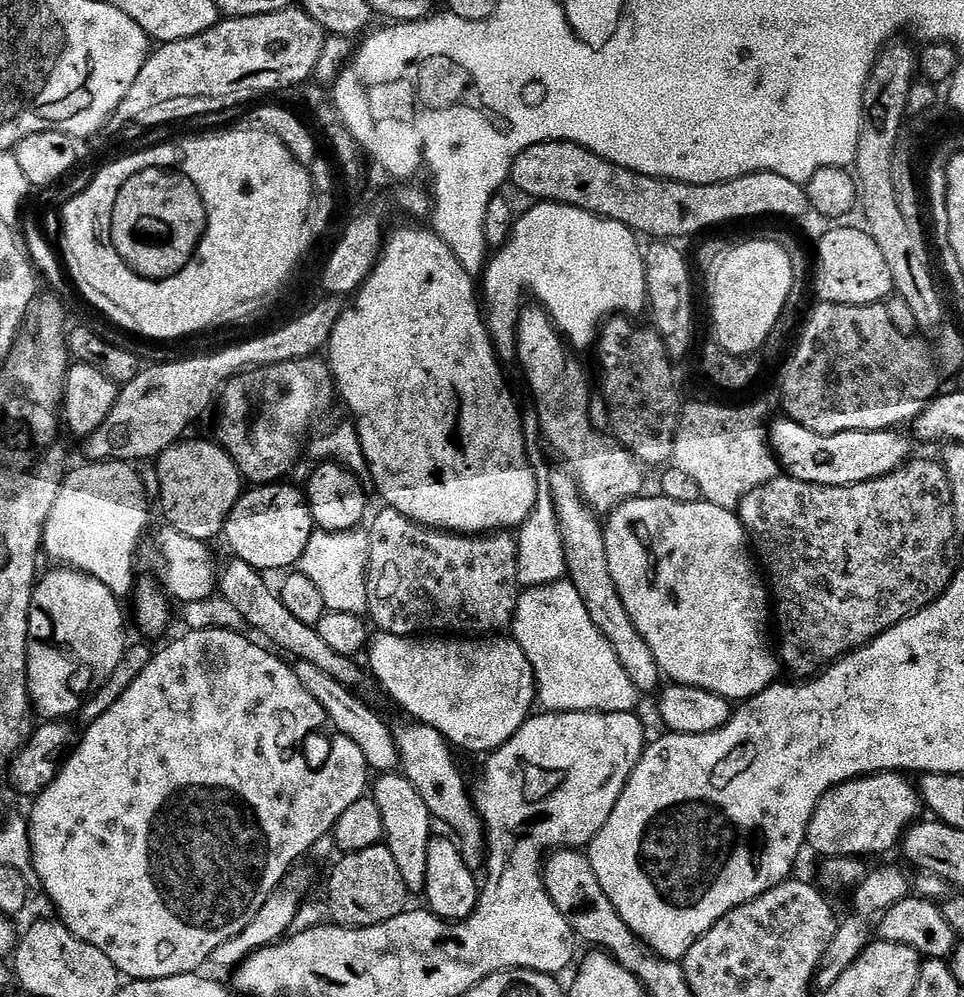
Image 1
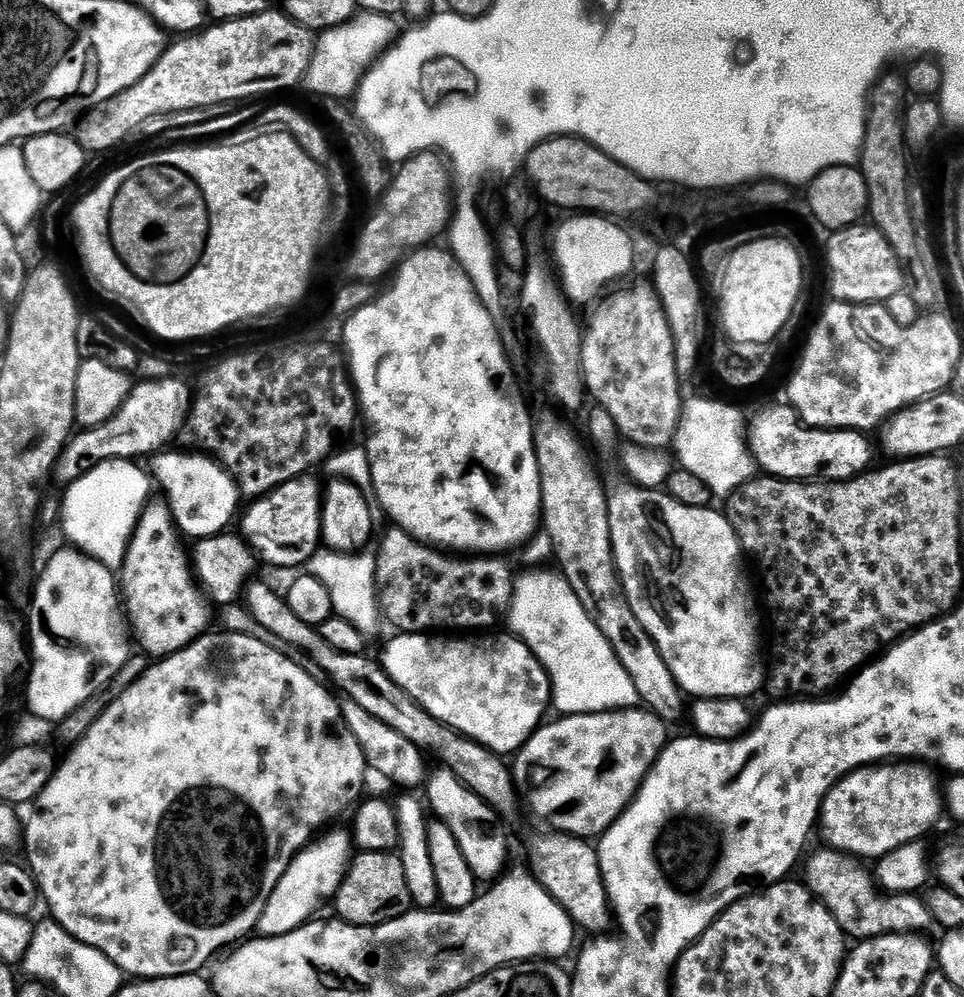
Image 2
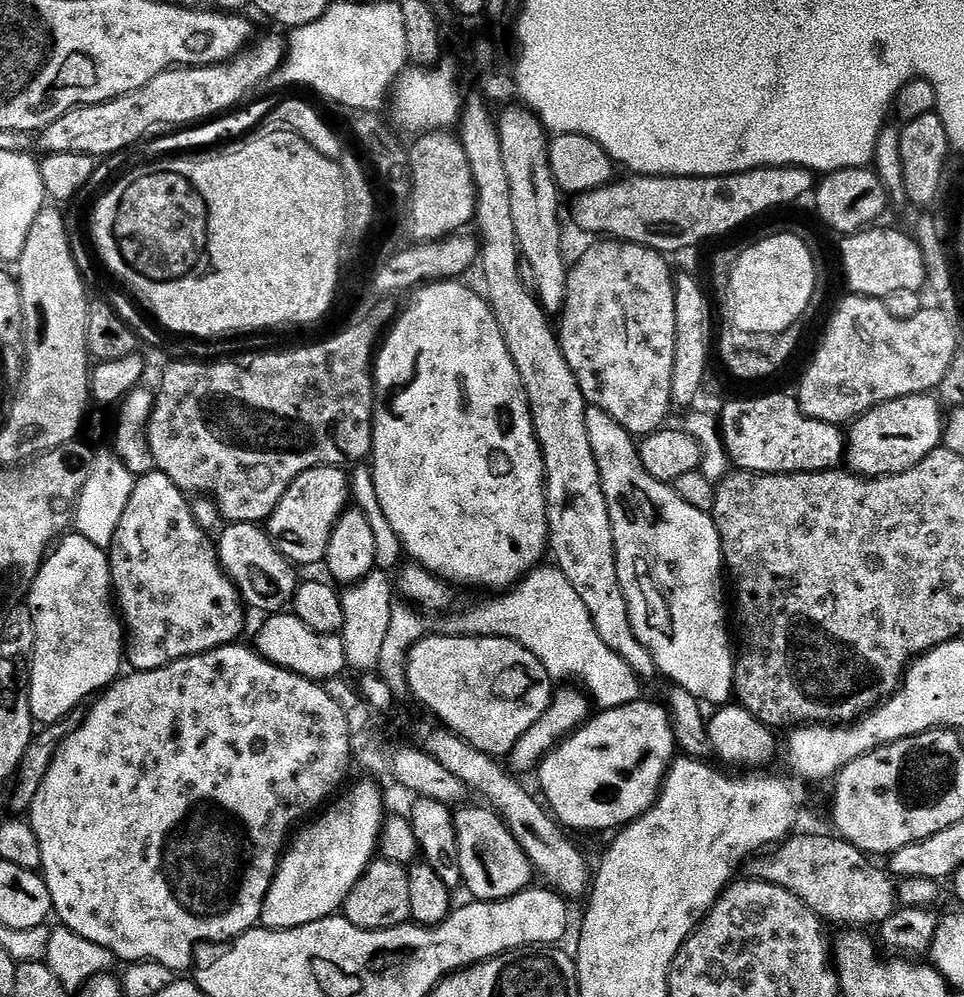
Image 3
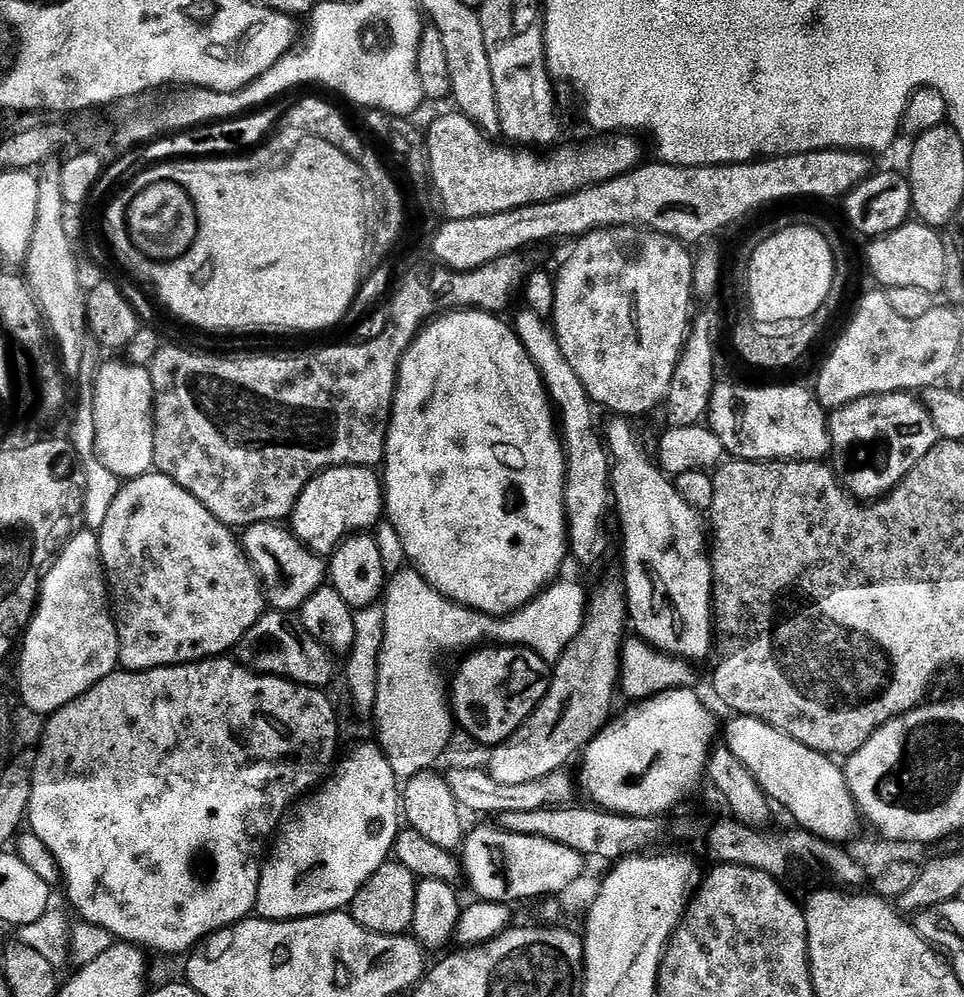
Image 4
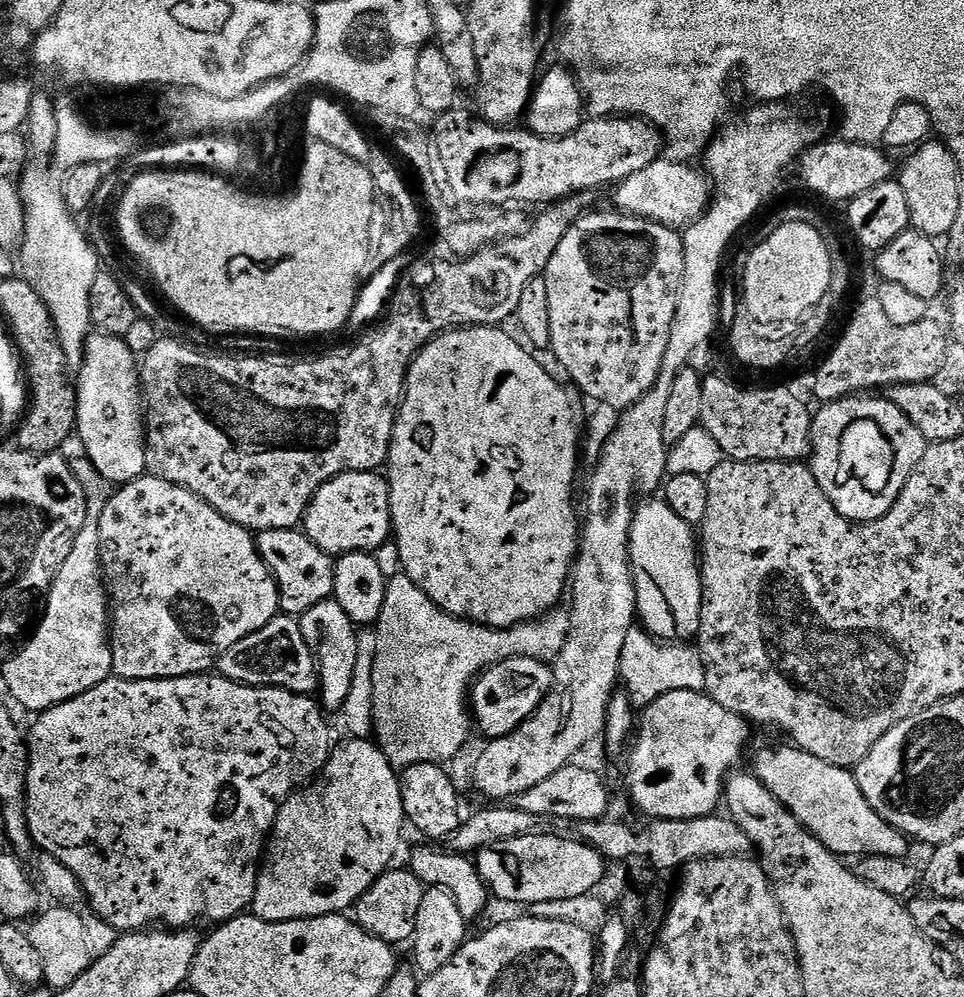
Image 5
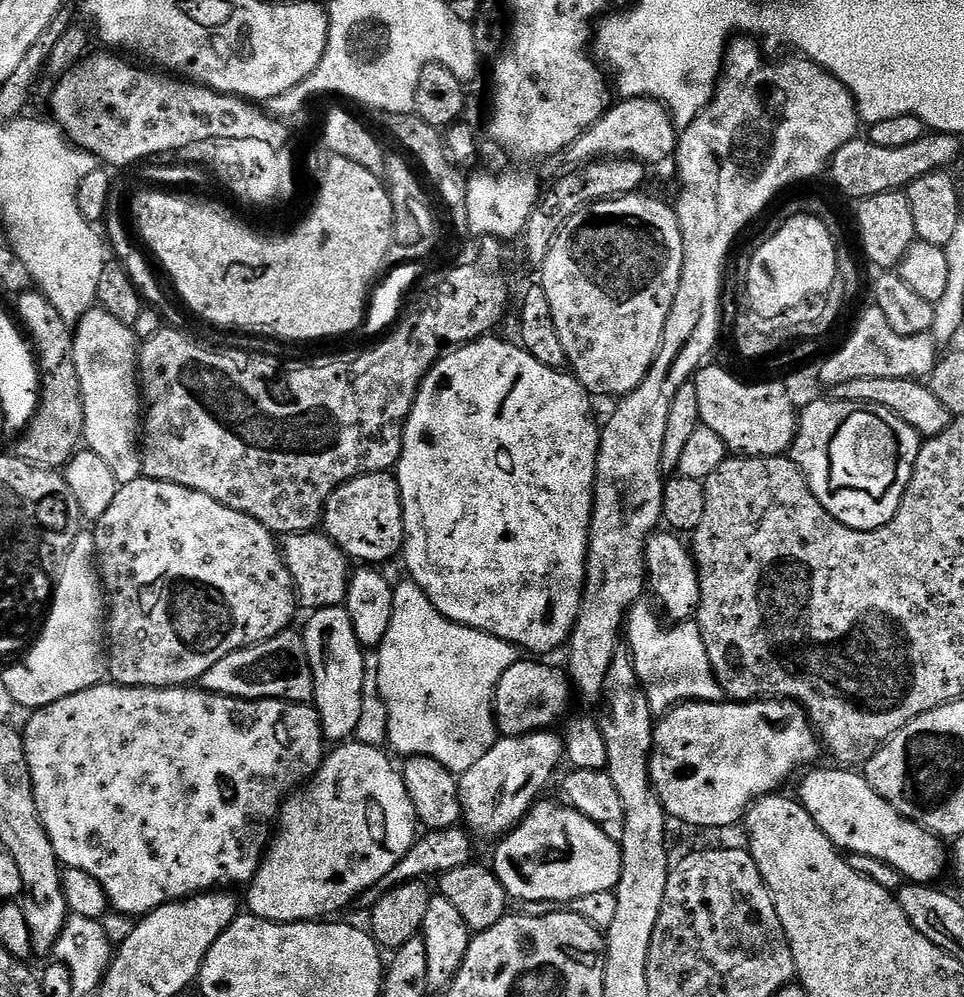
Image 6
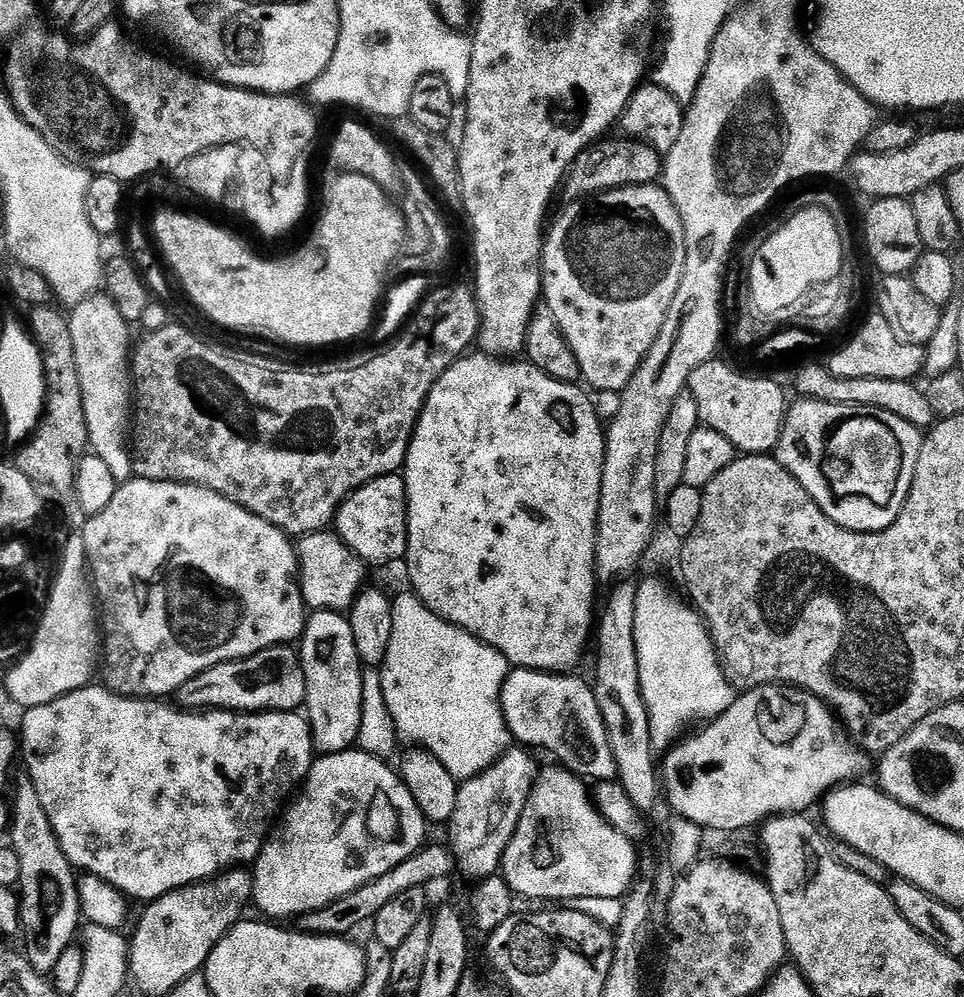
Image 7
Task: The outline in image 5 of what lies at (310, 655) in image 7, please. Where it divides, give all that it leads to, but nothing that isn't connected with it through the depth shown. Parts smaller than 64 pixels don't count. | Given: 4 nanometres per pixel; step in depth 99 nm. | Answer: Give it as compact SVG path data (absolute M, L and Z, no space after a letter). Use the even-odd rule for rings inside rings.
M335 599L323 600L299 617L299 621L306 642L316 655L316 667L320 670L319 699L329 713L339 713L354 690L354 668L362 651L362 645L356 641L357 625L353 624L346 610L342 610L342 606Z

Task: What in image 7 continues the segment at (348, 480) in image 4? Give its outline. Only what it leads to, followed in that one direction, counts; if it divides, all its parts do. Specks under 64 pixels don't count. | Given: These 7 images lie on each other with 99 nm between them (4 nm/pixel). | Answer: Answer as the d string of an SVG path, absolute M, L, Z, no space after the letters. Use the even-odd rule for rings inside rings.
M403 475L379 476L370 483L363 484L358 491L350 493L336 512L334 531L337 536L344 539L346 546L350 546L350 550L356 553L365 565L403 561L408 555L408 487L404 485Z

